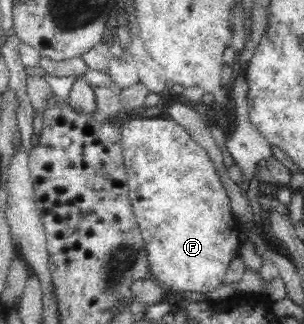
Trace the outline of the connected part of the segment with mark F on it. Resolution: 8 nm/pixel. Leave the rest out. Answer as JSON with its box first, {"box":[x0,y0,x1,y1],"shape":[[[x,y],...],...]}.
{"box":[121,117,242,294],"shape":[[[160,117],[131,119],[121,126],[121,130],[122,152],[129,185],[128,197],[132,200],[133,212],[136,221],[139,223],[143,240],[145,241],[146,255],[148,256],[151,272],[153,272],[152,276],[157,279],[157,283],[169,292],[185,291],[206,294],[210,290],[221,286],[221,284],[224,283],[224,276],[227,274],[227,268],[229,268],[231,260],[239,255],[239,248],[241,248],[242,243],[242,240],[239,238],[241,228],[236,222],[231,208],[230,198],[228,197],[223,183],[220,181],[209,153],[195,142],[195,139],[189,135],[187,129],[177,124],[173,119],[164,119]]]}

